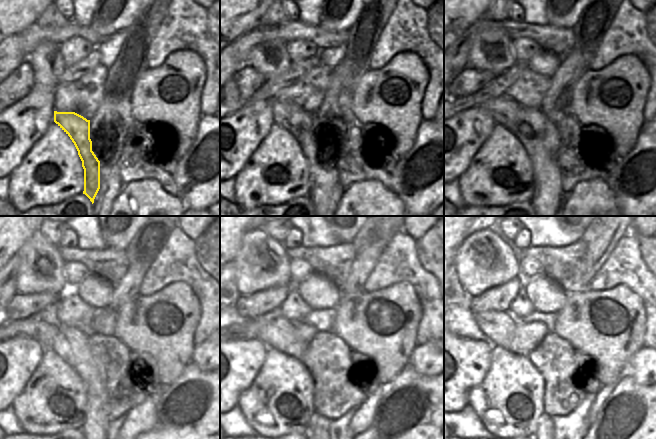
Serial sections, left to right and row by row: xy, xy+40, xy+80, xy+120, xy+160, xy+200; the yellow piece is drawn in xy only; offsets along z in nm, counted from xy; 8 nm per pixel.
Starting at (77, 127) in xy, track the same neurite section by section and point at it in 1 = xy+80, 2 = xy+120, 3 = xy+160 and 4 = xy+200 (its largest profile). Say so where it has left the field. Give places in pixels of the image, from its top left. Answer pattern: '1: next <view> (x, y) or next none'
1: next xy+80 (533, 129)
2: next xy+120 (72, 345)
3: next xy+160 (279, 333)
4: next xy+200 (499, 327)

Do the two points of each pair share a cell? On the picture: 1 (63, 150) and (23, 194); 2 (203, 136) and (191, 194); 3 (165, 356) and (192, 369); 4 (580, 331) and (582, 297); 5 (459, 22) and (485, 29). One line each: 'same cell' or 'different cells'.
1: same cell
2: same cell
3: different cells
4: same cell
5: different cells

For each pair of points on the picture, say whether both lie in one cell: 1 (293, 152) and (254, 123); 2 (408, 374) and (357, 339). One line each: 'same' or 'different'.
1: different
2: different

